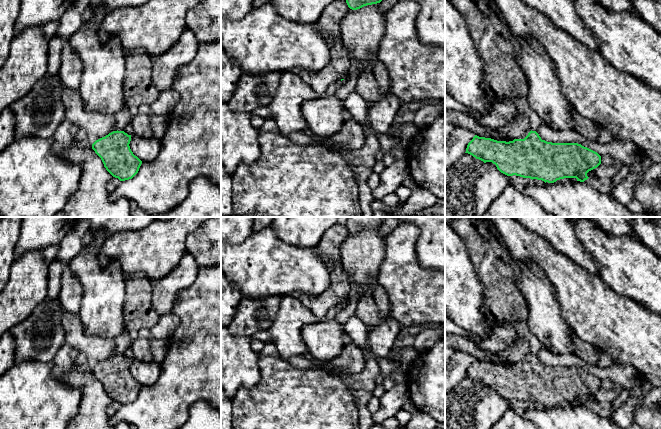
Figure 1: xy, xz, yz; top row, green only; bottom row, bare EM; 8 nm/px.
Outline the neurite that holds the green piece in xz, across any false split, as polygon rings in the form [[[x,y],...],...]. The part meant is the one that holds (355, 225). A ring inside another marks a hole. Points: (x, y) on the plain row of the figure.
[[[348,217],[346,227],[352,234],[380,227],[385,217]]]

